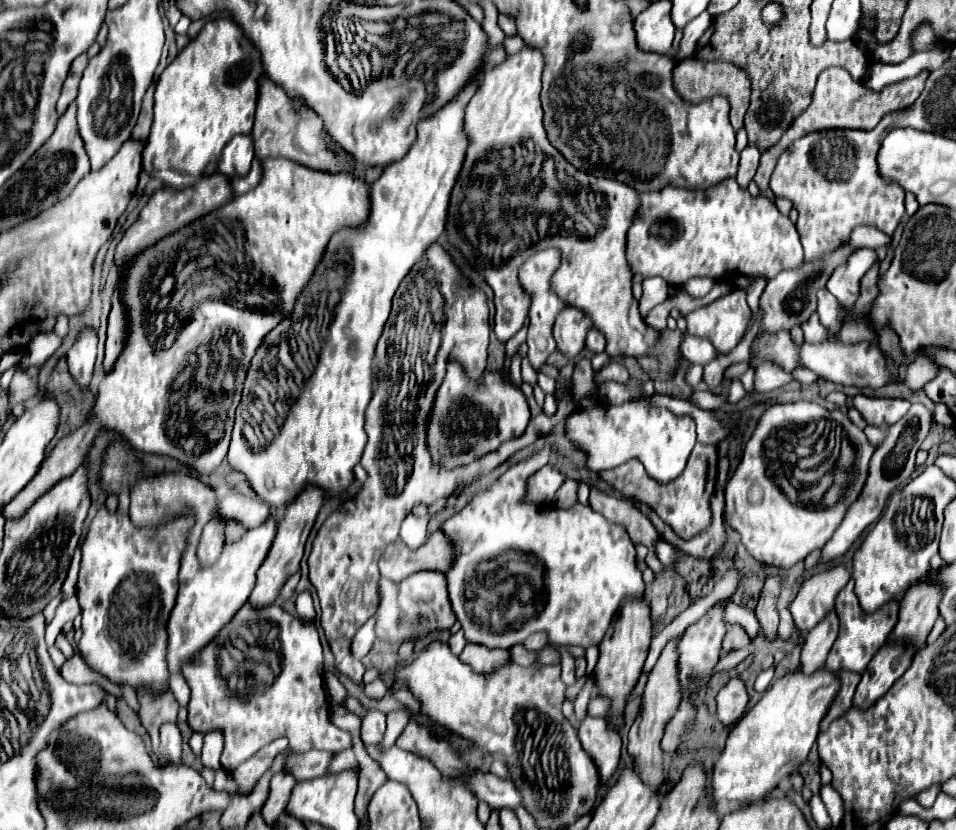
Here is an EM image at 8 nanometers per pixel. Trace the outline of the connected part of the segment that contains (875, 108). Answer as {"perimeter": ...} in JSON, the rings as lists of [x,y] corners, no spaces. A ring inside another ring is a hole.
{"perimeter":[[[840,67],[824,69],[820,73],[820,77],[818,77],[818,85],[814,89],[814,99],[812,99],[810,107],[792,123],[792,127],[786,131],[784,139],[780,139],[776,145],[772,145],[772,149],[768,149],[768,151],[762,153],[760,167],[758,167],[756,175],[754,175],[754,181],[758,183],[758,187],[762,191],[766,191],[770,175],[772,175],[772,171],[776,167],[776,161],[782,155],[782,151],[794,139],[798,139],[798,137],[802,137],[806,133],[824,131],[824,129],[862,129],[862,131],[870,131],[870,129],[874,129],[880,123],[880,119],[884,115],[908,109],[920,97],[928,75],[930,75],[928,71],[922,71],[918,77],[902,79],[898,83],[892,83],[892,85],[884,87],[880,93],[874,93],[874,91],[868,91],[866,87],[862,87],[862,83],[852,81],[852,77],[848,77],[848,73],[844,69],[840,69]]]}

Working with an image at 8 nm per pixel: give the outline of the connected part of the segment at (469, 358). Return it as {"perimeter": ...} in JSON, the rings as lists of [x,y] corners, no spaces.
{"perimeter":[[[432,243],[424,257],[410,269],[410,273],[400,283],[394,299],[392,299],[392,313],[386,321],[384,333],[376,347],[376,361],[378,361],[378,389],[366,409],[366,435],[368,443],[362,457],[362,467],[368,473],[368,479],[364,481],[362,489],[342,503],[320,527],[312,553],[308,557],[310,567],[310,583],[314,585],[320,607],[322,607],[322,627],[326,631],[326,639],[330,641],[330,649],[336,657],[338,669],[348,675],[354,683],[362,685],[362,675],[366,667],[362,661],[354,661],[350,653],[350,643],[356,631],[374,615],[376,611],[376,585],[378,585],[378,559],[384,551],[384,545],[398,541],[400,525],[404,517],[412,511],[412,507],[420,501],[426,505],[434,503],[436,499],[442,499],[454,491],[458,483],[470,481],[474,475],[484,475],[488,471],[494,471],[498,465],[508,461],[516,451],[528,447],[534,439],[532,435],[532,421],[530,427],[524,431],[522,437],[512,439],[508,443],[502,443],[496,451],[484,455],[482,459],[474,461],[472,465],[466,465],[464,469],[454,471],[440,471],[438,467],[432,467],[430,451],[426,447],[426,417],[432,407],[432,397],[442,381],[442,373],[448,361],[460,361],[466,375],[470,379],[480,379],[482,371],[486,369],[486,357],[488,357],[488,305],[486,295],[466,279],[460,269],[456,267],[454,259],[438,245]]]}

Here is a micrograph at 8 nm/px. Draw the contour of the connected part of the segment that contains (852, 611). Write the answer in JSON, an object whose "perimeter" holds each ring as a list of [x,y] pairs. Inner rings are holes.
{"perimeter":[[[850,579],[846,583],[846,587],[838,593],[835,603],[835,611],[840,617],[840,635],[834,643],[834,647],[830,649],[826,667],[830,671],[856,671],[856,673],[864,673],[864,669],[868,667],[870,659],[874,657],[874,653],[880,649],[880,645],[886,643],[890,631],[896,625],[896,617],[898,617],[898,603],[896,605],[886,605],[884,609],[878,609],[874,613],[866,613],[862,611],[862,607],[858,605],[858,599],[854,595],[854,581]]]}

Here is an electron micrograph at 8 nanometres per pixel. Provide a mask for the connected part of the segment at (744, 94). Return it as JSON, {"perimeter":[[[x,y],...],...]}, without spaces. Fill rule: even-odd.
{"perimeter":[[[684,59],[676,65],[674,69],[674,83],[678,93],[690,101],[690,103],[700,103],[702,99],[714,97],[714,95],[726,95],[732,111],[730,111],[730,121],[732,127],[738,131],[742,127],[742,117],[748,109],[748,99],[750,99],[750,79],[744,69],[726,63],[726,61],[696,61],[696,59]]]}

